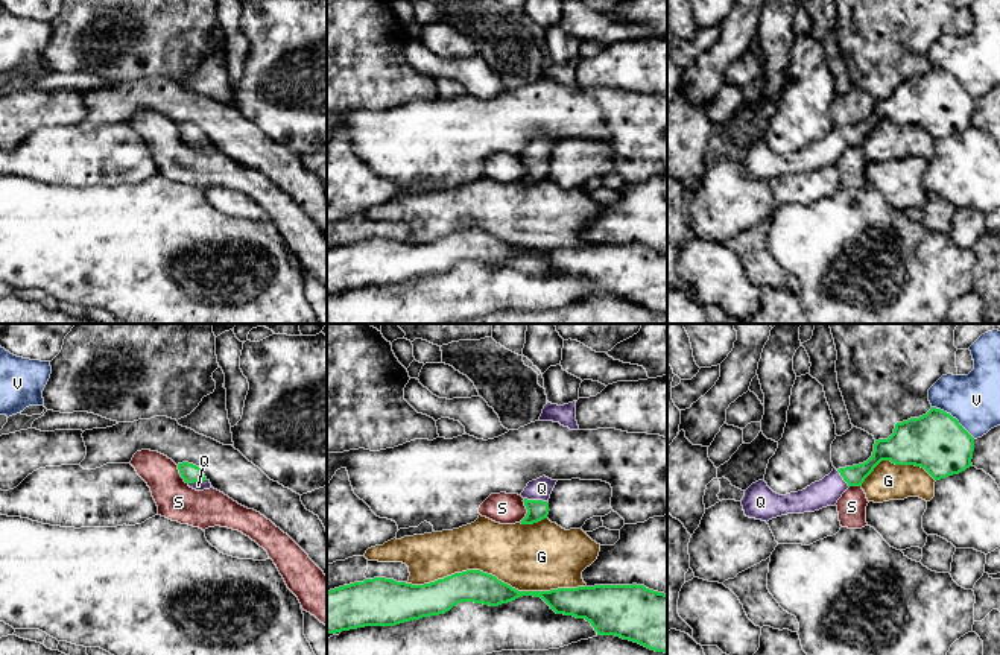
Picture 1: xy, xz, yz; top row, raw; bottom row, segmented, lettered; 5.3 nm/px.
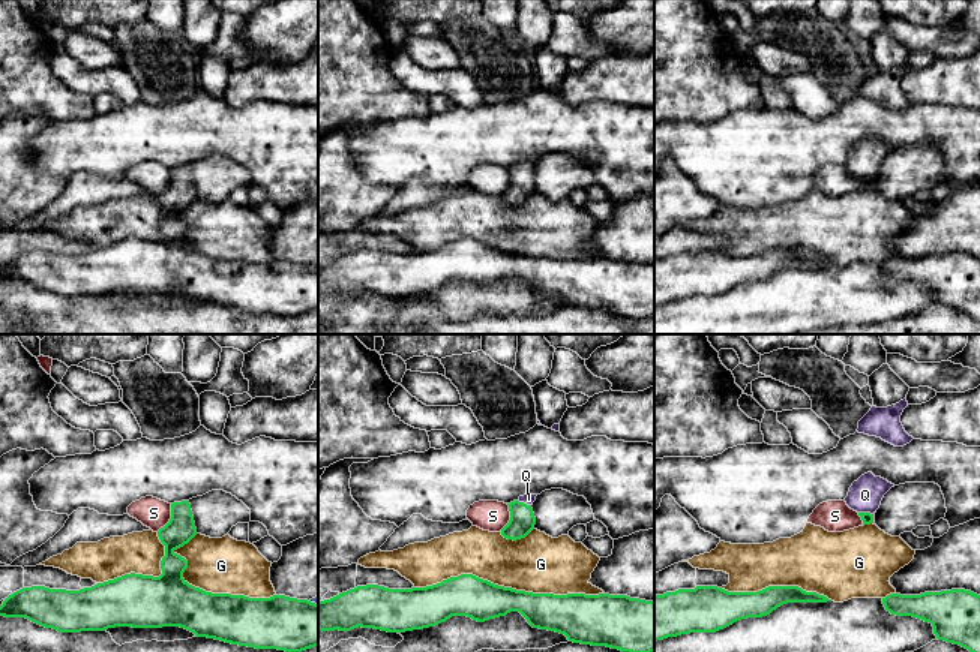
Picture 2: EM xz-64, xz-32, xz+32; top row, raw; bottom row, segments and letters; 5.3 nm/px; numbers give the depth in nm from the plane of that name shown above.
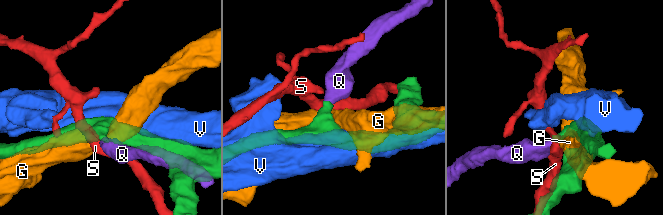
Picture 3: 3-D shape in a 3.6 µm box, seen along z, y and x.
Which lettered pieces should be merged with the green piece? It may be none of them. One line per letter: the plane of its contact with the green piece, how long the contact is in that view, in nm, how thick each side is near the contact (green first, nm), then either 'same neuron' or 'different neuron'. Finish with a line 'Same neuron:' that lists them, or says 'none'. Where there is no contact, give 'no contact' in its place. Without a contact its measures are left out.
G: xz | 950 nm | 180/360 nm | different neuron
Q: xz | 120 nm | 110/120 nm | same neuron
S: xz | 130 nm | 110/160 nm | different neuron
V: yz | 280 nm | 300/280 nm | different neuron
Same neuron: Q

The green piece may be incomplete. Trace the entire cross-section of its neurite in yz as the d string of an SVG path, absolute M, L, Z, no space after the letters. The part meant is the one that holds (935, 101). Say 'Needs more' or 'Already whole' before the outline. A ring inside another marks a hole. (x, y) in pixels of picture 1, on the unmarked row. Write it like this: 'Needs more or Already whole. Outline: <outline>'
Needs more. Outline: M932 67L919 78L897 82L888 99L874 103L872 115L859 125L833 128L802 150L780 155L764 140L752 143L740 160L745 175L769 181L787 173L834 166L850 146L862 146L881 120L924 128L935 140L970 128L974 97L950 73Z

